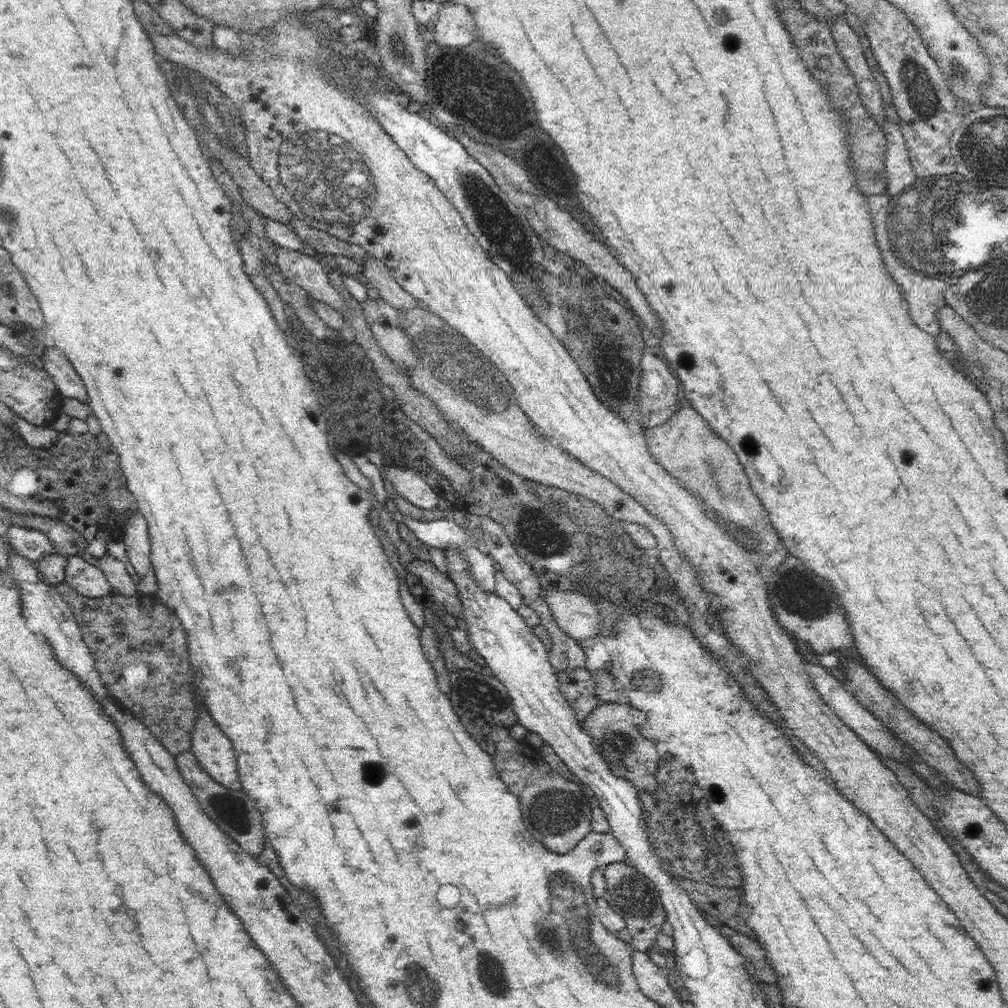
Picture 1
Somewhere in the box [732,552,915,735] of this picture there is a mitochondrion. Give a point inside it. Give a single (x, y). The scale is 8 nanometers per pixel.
(799, 594)

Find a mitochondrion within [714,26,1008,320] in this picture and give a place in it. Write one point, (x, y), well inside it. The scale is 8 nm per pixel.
(929, 225)

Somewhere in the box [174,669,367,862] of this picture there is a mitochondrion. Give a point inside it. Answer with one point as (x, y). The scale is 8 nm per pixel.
(230, 809)

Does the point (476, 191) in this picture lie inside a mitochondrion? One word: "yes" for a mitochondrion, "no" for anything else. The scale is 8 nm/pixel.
yes

